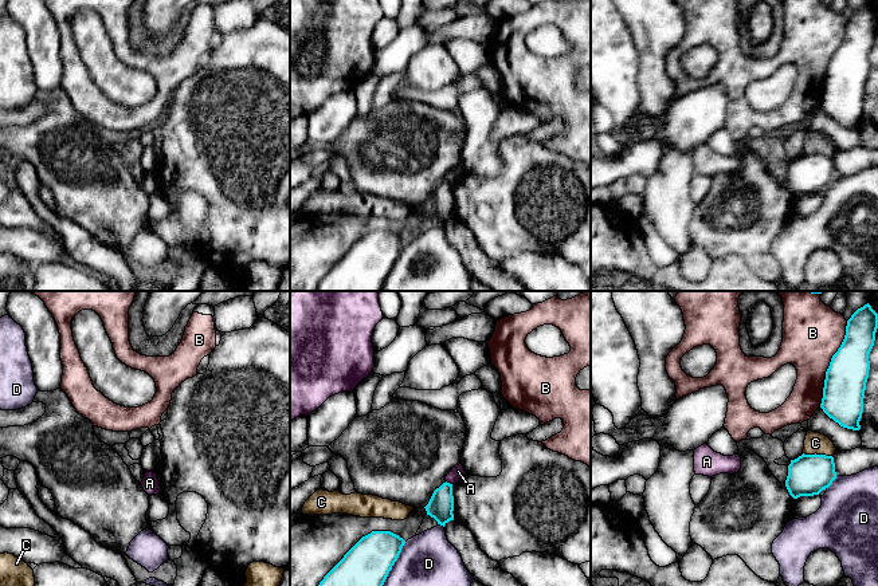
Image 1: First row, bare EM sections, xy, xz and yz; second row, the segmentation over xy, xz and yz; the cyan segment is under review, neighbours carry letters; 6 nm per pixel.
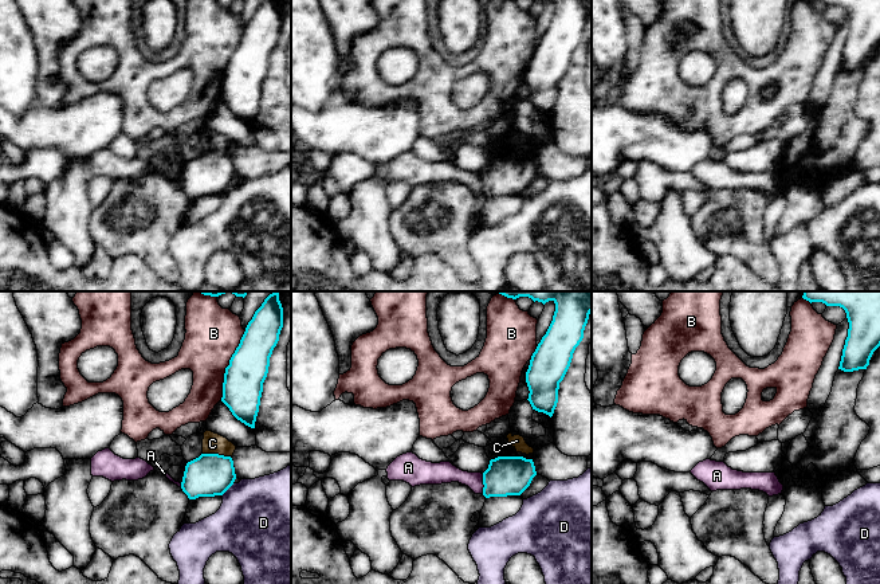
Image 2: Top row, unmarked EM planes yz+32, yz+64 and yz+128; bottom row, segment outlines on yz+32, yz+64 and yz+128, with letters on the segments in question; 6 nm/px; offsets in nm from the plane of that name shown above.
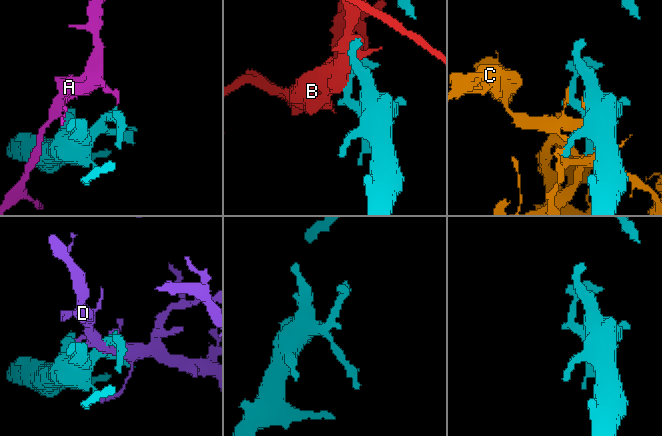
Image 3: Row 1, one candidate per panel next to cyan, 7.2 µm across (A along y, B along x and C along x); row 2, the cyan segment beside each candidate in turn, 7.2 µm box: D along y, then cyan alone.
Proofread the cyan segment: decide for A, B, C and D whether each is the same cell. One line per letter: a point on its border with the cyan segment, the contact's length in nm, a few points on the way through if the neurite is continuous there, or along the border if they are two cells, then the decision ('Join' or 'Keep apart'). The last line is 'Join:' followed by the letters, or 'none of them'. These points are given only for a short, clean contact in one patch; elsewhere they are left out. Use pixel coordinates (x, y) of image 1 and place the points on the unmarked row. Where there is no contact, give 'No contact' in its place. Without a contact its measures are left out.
A: Touches cyan at xz (449, 183). Shared border 50 nm. Boundary: xz (446, 180), (453, 184). Keep apart
B: Touches cyan at yz (830, 63). Shared border 550 nm. Keep apart
C: Touches cyan at yz (818, 154). Shared border 180 nm. Keep apart
D: Touches cyan at xz (392, 264). Shared border 320 nm. Keep apart
Join: none of them

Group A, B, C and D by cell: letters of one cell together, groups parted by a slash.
A / B / C / D

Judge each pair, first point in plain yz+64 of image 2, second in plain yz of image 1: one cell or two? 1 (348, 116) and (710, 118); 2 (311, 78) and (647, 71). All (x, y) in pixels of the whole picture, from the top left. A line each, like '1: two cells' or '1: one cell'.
1: one cell
2: two cells

